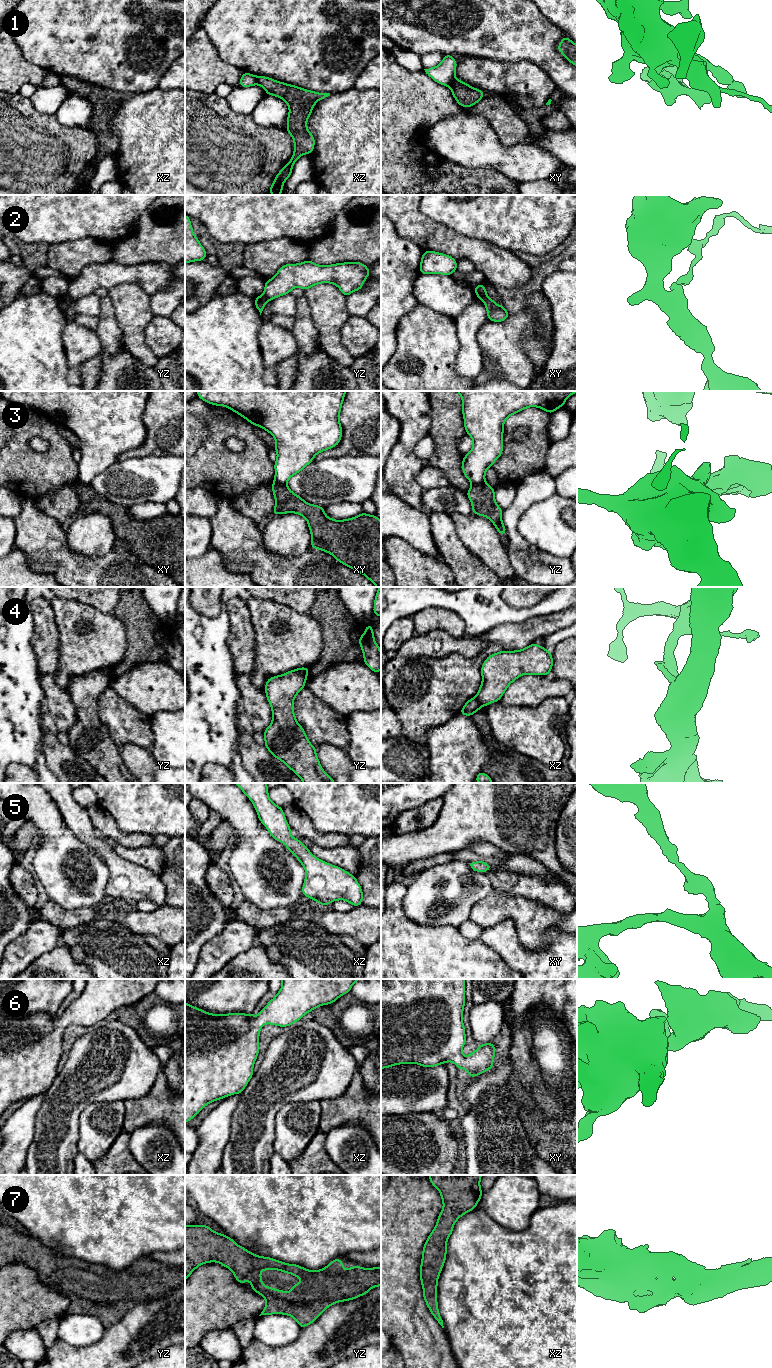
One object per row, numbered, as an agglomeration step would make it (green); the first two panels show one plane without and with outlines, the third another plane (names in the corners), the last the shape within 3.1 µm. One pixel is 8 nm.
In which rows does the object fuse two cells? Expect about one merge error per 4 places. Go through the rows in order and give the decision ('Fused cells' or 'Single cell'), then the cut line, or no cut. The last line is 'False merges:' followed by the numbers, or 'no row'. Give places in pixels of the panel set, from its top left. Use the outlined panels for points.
1: Fused cells. Split along xy (455, 78), (449, 86)
2: Fused cells. Split along yz (262, 296), (266, 301)
3: Fused cells. Split along yz (484, 480), (472, 485)
4: Fused cells. Split along yz (297, 669), (306, 678)
5: Single cell. No split
6: Single cell. No split
7: Single cell. No split
False merges: 1, 2, 3, 4

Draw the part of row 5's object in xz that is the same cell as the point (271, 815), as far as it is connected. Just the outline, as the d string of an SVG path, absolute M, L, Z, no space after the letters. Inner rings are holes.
M266 783L234 784L251 800L260 822L271 837L283 842L304 867L304 896L324 906L337 900L345 900L355 907L362 904L363 891L354 875L315 857L299 839L291 836L283 809L270 800Z

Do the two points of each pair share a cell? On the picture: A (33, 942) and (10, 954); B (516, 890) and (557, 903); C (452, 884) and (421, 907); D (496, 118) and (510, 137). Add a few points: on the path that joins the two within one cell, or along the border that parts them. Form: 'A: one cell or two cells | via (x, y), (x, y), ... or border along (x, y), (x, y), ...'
A: one cell | via (27, 948), (20, 953), (16, 953)
B: one cell | via (526, 890), (543, 890), (547, 893)
C: one cell | via (443, 875), (440, 875), (431, 884), (430, 895)
D: one cell | via (501, 123), (510, 132)

